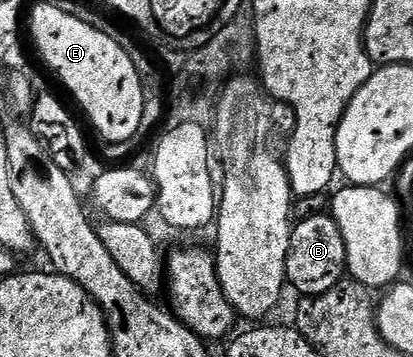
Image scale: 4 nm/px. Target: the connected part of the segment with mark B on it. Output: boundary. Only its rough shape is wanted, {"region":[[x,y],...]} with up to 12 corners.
{"region":[[327,213],[293,225],[285,268],[300,296],[345,281],[346,244]]}

